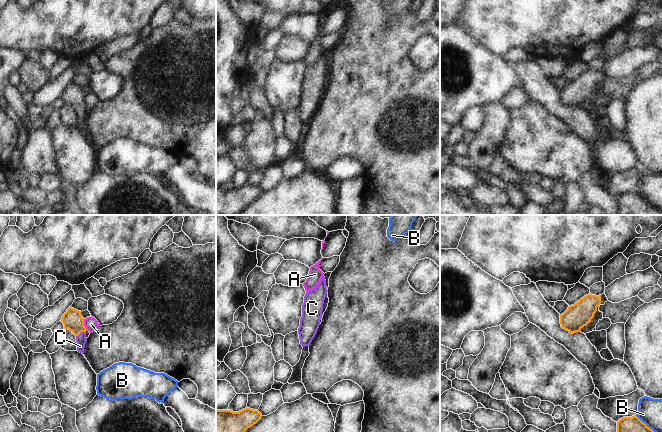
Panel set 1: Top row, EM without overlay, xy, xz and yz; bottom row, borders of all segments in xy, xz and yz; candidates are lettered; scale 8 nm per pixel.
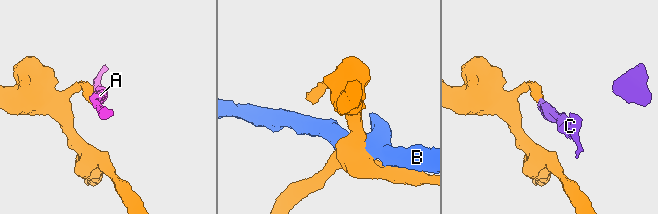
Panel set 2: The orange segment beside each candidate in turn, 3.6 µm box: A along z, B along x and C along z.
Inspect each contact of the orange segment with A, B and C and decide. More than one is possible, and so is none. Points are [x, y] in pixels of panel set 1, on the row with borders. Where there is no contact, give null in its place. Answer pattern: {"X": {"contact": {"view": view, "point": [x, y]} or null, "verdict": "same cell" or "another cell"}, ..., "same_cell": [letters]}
{"A": {"contact": {"view": "xy", "point": [83, 325]}, "verdict": "another cell"}, "B": {"contact": {"view": "yz", "point": [644, 423]}, "verdict": "another cell"}, "C": {"contact": {"view": "xy", "point": [80, 332]}, "verdict": "same cell"}, "same_cell": ["C"]}

